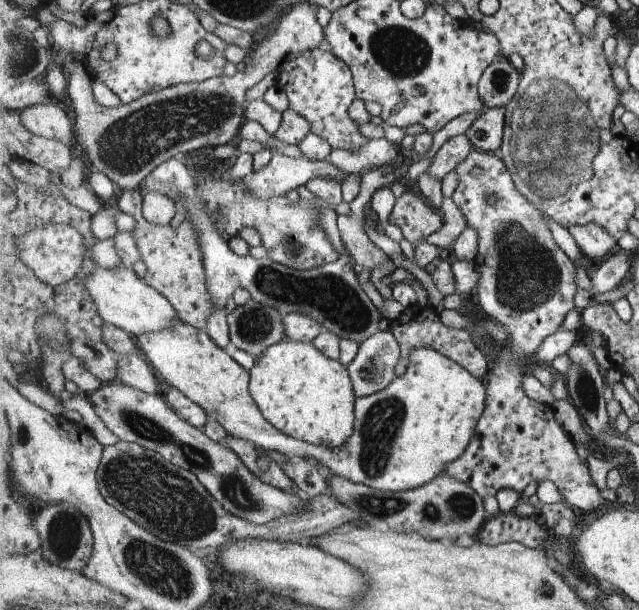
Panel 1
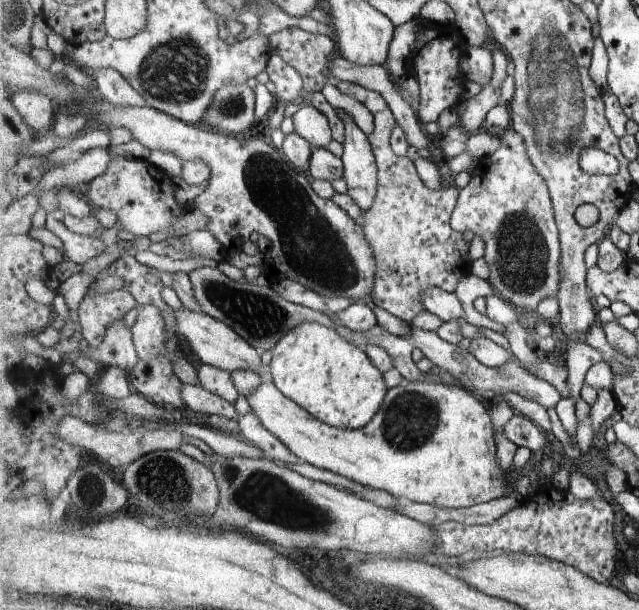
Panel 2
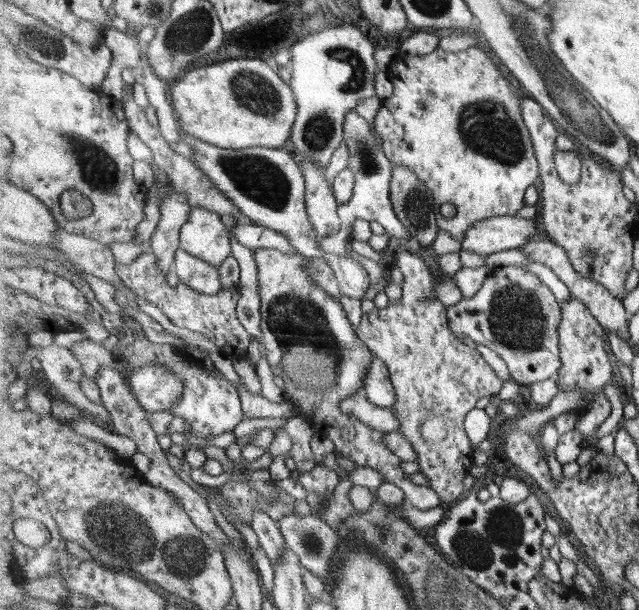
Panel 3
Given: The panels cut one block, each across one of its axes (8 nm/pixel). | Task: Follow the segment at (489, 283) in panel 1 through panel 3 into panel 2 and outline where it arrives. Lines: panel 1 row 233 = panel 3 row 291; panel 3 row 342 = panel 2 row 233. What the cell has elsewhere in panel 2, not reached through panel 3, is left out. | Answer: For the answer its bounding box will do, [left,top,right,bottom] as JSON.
[451,127,562,312]

